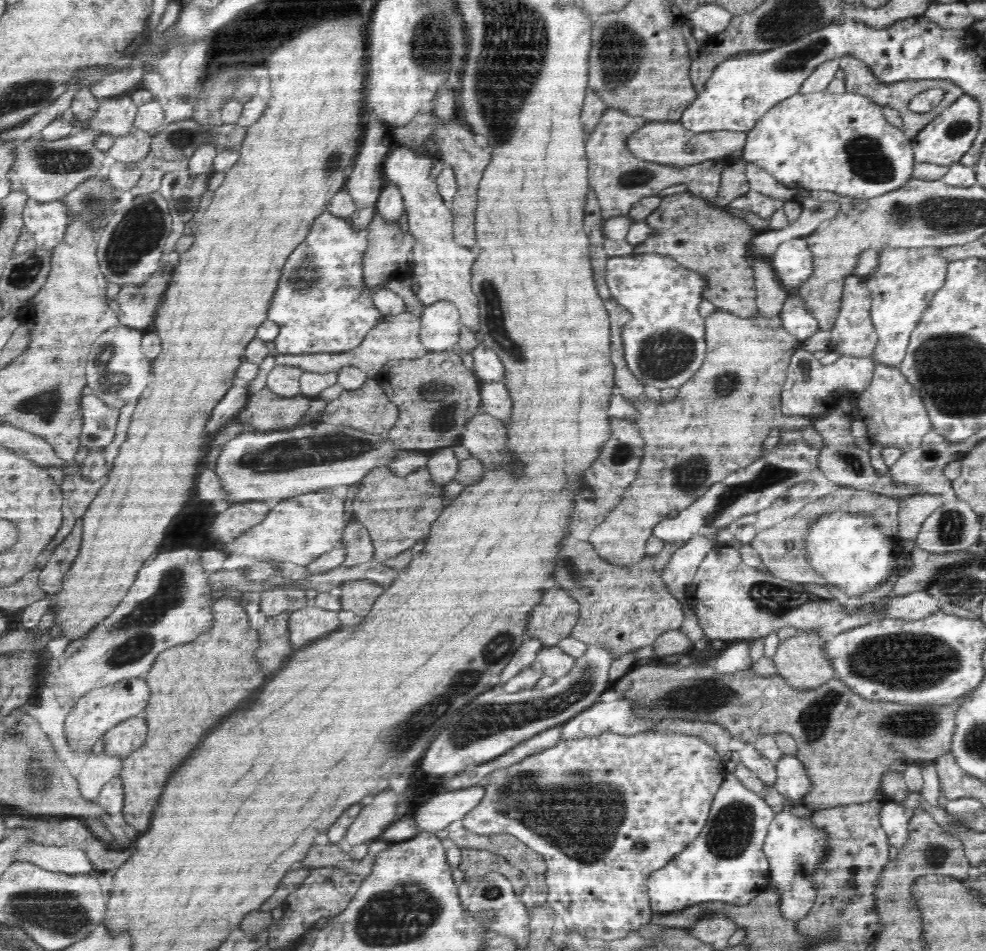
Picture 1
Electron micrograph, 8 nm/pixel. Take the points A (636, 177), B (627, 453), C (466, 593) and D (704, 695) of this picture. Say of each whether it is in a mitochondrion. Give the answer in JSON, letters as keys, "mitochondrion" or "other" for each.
{"A":"mitochondrion","B":"mitochondrion","C":"other","D":"mitochondrion"}

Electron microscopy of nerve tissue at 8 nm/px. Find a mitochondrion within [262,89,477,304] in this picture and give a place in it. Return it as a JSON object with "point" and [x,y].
{"point":[308,276]}

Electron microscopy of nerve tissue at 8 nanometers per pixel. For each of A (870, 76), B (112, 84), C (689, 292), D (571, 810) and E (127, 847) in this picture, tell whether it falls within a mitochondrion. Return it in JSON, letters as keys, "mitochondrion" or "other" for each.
{"A":"other","B":"other","C":"other","D":"mitochondrion","E":"other"}

